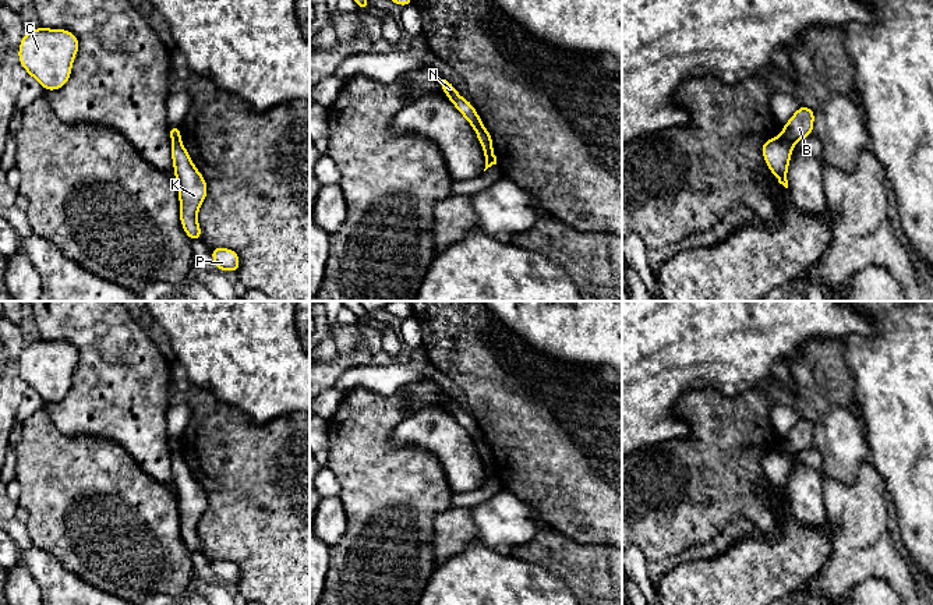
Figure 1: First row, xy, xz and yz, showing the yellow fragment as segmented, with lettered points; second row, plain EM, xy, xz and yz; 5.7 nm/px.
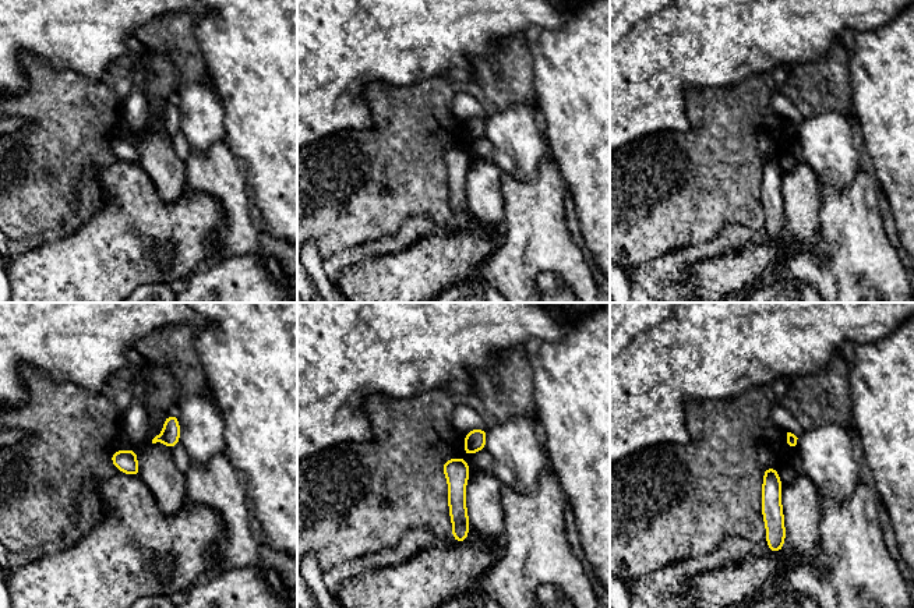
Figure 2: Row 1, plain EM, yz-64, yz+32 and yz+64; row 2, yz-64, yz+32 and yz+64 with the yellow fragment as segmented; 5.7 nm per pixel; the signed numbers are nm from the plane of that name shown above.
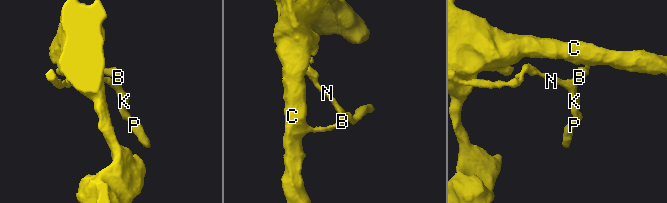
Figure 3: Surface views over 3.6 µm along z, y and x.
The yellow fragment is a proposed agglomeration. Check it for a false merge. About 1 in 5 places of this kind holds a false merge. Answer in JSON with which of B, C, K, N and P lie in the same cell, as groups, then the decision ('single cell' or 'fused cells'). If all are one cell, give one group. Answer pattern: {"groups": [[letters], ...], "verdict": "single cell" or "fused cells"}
{"groups": [["B", "C"], ["K", "N", "P"]], "verdict": "fused cells"}

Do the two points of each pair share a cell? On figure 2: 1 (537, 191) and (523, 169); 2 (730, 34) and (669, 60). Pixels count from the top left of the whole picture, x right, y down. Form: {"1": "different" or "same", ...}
{"1": "different", "2": "same"}

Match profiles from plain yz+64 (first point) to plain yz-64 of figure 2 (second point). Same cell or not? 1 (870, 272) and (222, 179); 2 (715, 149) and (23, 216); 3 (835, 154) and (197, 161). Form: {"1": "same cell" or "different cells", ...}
{"1": "same cell", "2": "same cell", "3": "different cells"}

